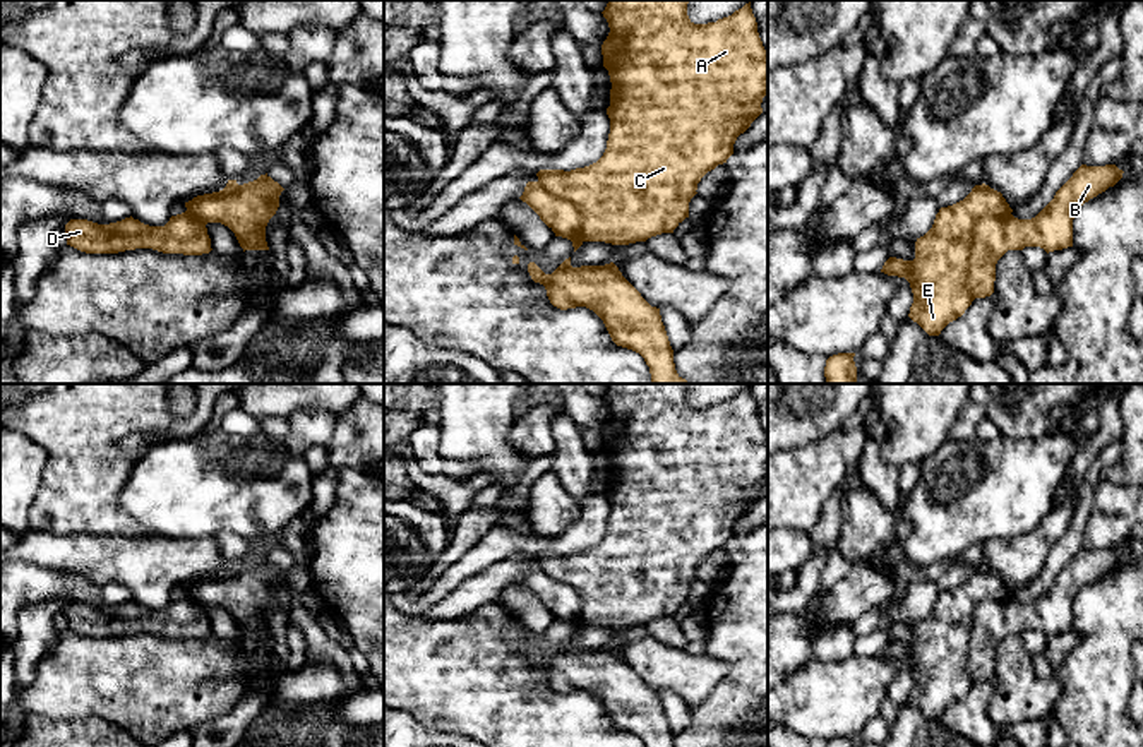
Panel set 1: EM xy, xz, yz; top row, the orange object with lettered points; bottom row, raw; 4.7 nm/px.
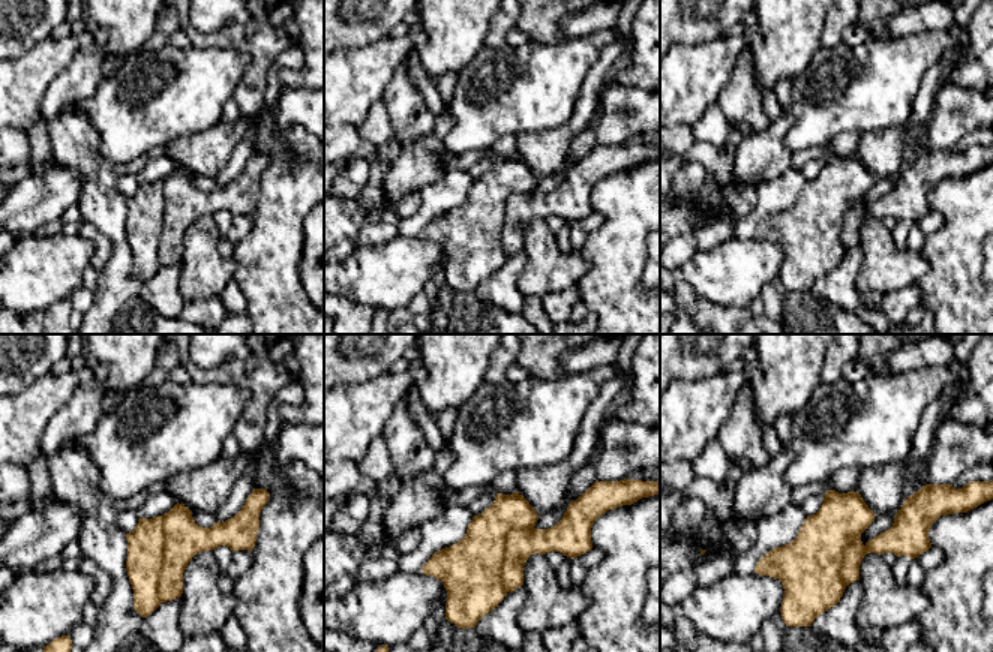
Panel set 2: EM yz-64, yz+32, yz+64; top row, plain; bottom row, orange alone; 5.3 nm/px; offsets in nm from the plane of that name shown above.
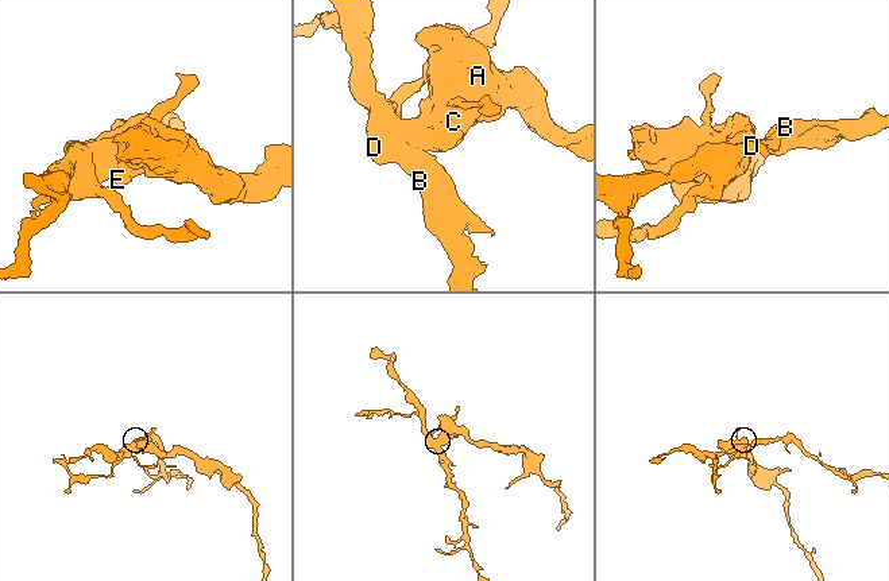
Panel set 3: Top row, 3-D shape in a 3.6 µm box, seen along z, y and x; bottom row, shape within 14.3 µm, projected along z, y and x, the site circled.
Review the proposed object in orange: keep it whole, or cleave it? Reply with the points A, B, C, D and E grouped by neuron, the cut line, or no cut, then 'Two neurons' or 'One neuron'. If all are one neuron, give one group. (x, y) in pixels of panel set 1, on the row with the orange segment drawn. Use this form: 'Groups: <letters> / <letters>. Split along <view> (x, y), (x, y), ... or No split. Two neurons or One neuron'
Groups: A C E / B D. Split along yz (1010, 213), (981, 216), (975, 223), (967, 278), (972, 298). Two neurons

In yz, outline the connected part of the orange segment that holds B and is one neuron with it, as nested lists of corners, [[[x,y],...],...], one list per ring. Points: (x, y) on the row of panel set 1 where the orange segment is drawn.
[[[1081,164],[1035,218],[1018,219],[1013,214],[978,218],[966,278],[973,300],[994,293],[996,264],[1008,250],[1040,247],[1049,254],[1073,247],[1073,219],[1078,209],[1114,187],[1122,173],[1116,164]]]

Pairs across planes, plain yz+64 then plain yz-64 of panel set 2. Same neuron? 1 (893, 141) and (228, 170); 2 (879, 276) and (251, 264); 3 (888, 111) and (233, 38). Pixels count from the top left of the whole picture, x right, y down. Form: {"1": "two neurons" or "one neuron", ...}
{"1": "two neurons", "2": "two neurons", "3": "two neurons"}

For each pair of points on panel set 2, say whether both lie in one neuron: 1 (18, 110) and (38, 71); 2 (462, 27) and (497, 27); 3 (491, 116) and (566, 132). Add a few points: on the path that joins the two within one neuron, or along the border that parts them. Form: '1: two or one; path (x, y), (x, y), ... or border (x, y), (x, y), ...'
1: one; path (18, 101), (18, 90), (29, 80)
2: two; border (494, 15), (483, 44)
3: two; border (576, 107), (564, 123), (519, 135)

